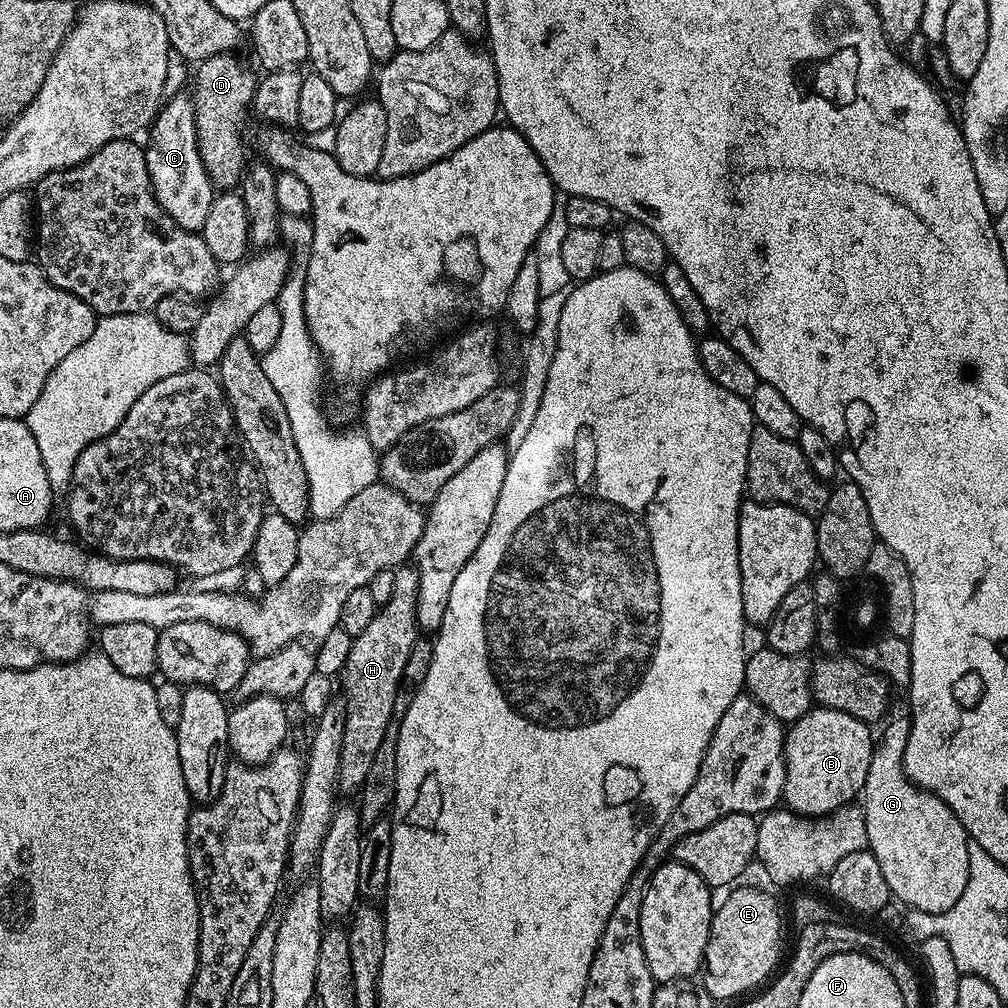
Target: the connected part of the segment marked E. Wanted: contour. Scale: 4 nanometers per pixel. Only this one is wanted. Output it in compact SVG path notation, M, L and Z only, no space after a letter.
M733 887L727 893L729 896L721 904L719 901L713 911L710 934L704 950L702 964L708 967L708 973L704 976L703 991L716 1002L732 1000L740 995L743 997L759 989L781 963L779 902L760 888L740 887Z

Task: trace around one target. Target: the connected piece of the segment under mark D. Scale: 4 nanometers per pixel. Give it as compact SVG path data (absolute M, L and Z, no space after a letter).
M227 54L206 58L197 63L196 81L192 84L190 99L194 110L194 122L196 123L196 142L198 144L198 154L202 160L202 166L210 178L213 189L232 190L237 187L236 183L244 176L244 140L240 137L240 119L244 116L244 111L249 111L250 105L256 97L257 77L252 77L252 72L248 68L243 68L235 55Z

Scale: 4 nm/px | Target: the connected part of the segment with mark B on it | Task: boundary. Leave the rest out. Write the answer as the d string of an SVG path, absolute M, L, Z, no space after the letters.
M813 707L805 716L791 721L784 738L783 803L800 818L815 818L851 805L864 791L866 774L874 747L874 732L869 725L842 710Z

